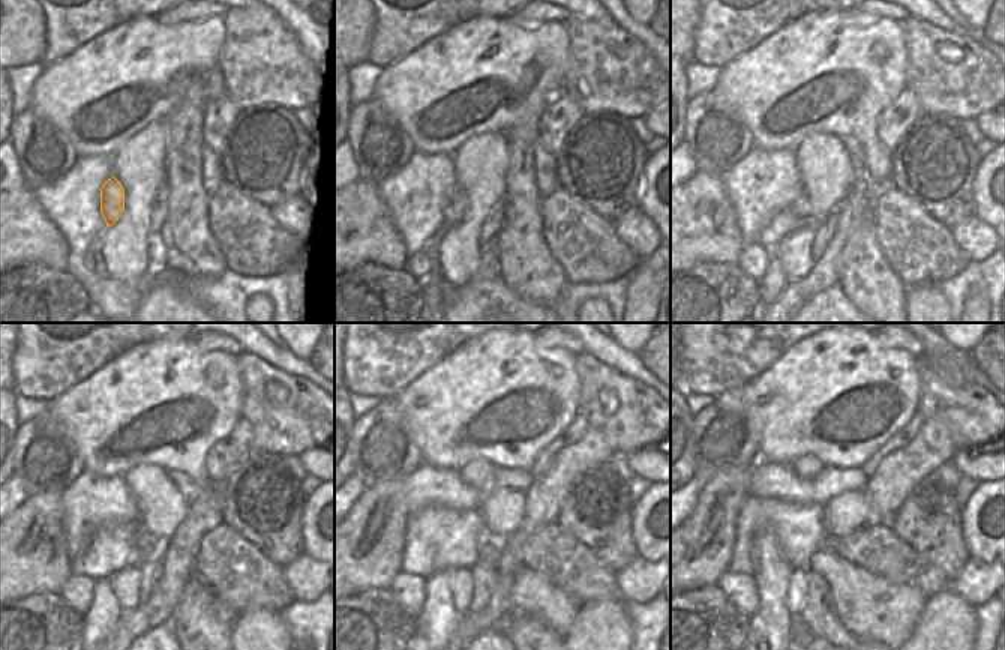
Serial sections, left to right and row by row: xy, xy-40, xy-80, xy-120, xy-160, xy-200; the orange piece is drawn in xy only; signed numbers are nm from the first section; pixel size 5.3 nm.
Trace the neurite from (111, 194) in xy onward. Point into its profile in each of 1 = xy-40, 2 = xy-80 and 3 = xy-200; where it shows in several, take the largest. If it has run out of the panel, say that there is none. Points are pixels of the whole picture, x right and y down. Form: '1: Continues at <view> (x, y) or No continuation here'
1: Continues at xy-40 (458, 203)
2: Continues at xy-80 (801, 207)
3: Continues at xy-200 (872, 608)

